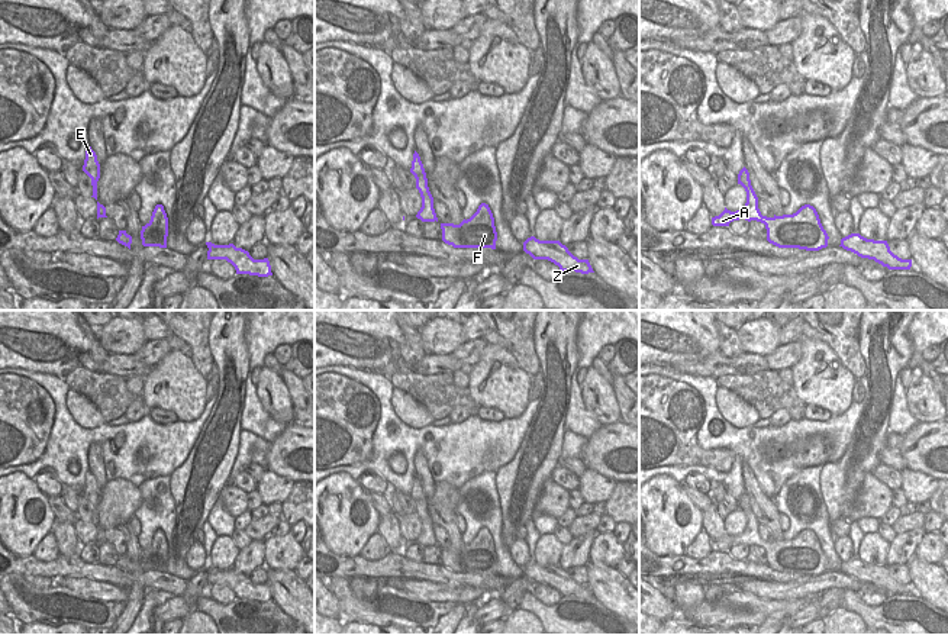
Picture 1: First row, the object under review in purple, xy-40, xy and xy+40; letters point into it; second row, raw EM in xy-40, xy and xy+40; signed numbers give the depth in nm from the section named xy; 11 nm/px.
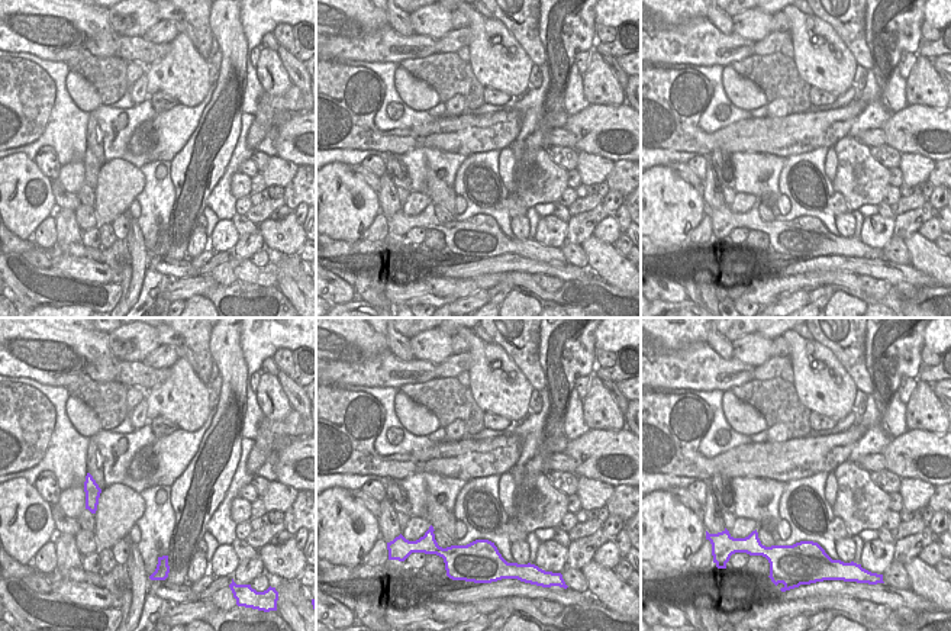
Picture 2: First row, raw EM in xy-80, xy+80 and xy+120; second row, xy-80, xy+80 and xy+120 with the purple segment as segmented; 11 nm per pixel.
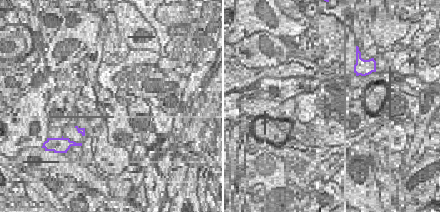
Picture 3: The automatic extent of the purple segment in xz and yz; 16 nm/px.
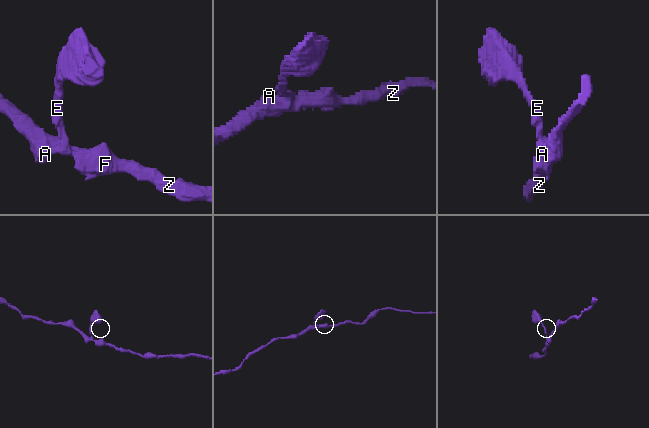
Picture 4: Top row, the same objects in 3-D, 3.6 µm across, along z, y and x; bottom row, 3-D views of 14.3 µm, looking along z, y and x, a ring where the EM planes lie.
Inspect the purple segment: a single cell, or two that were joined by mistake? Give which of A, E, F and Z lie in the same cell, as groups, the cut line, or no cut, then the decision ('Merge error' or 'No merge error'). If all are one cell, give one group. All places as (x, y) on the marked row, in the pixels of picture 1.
Groups: A E F Z. No split. No merge error

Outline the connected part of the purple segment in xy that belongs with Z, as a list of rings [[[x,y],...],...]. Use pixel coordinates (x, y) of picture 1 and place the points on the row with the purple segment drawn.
[[[531,236],[523,242],[523,251],[533,260],[548,260],[554,262],[561,271],[594,273],[589,260],[578,260],[560,241],[539,241]]]

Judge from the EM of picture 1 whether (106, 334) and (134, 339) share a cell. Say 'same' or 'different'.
same

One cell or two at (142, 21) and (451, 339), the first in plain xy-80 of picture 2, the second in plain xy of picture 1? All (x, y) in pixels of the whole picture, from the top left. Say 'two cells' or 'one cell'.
one cell

